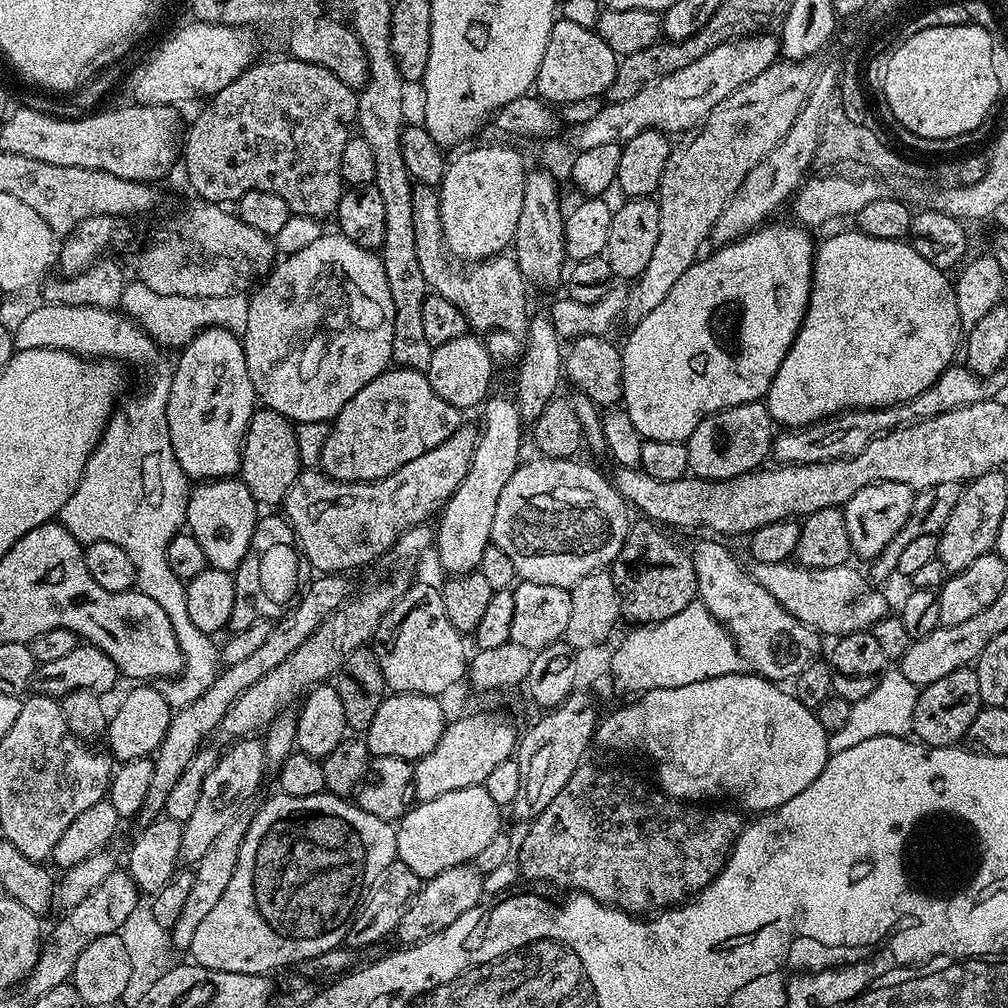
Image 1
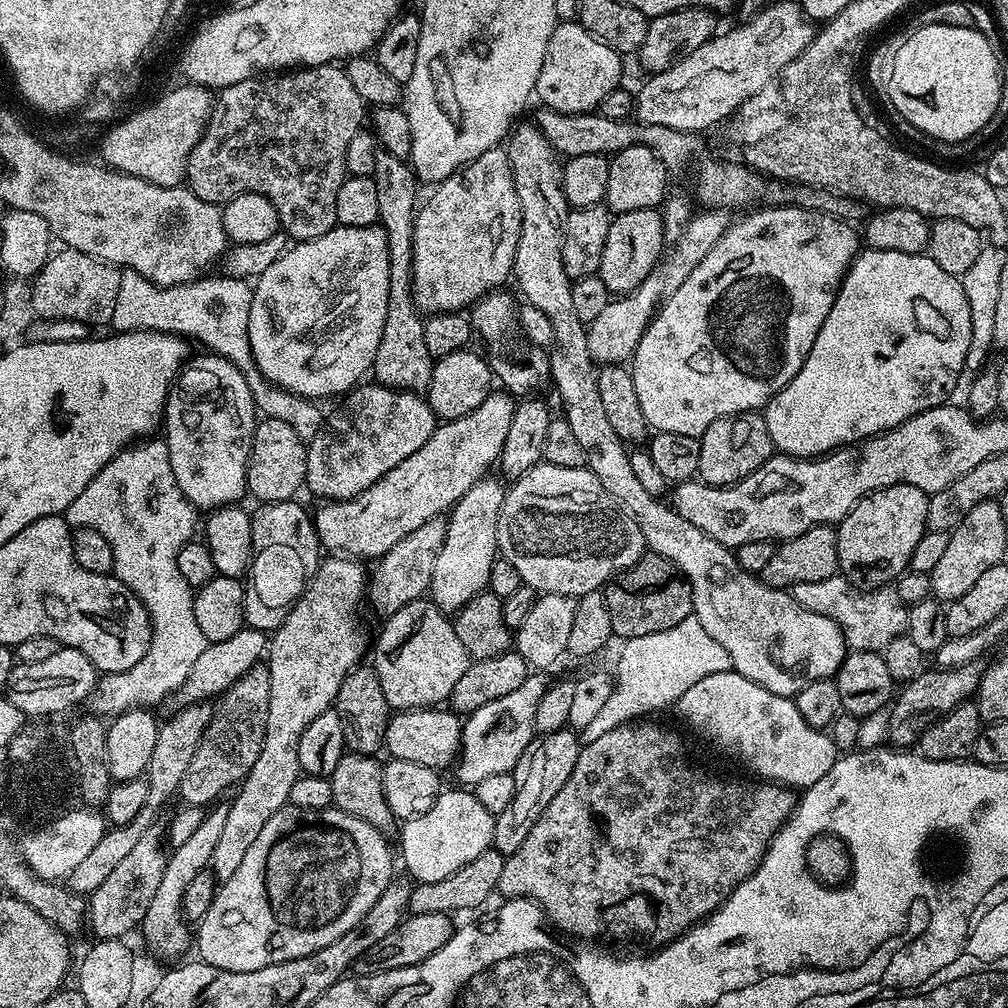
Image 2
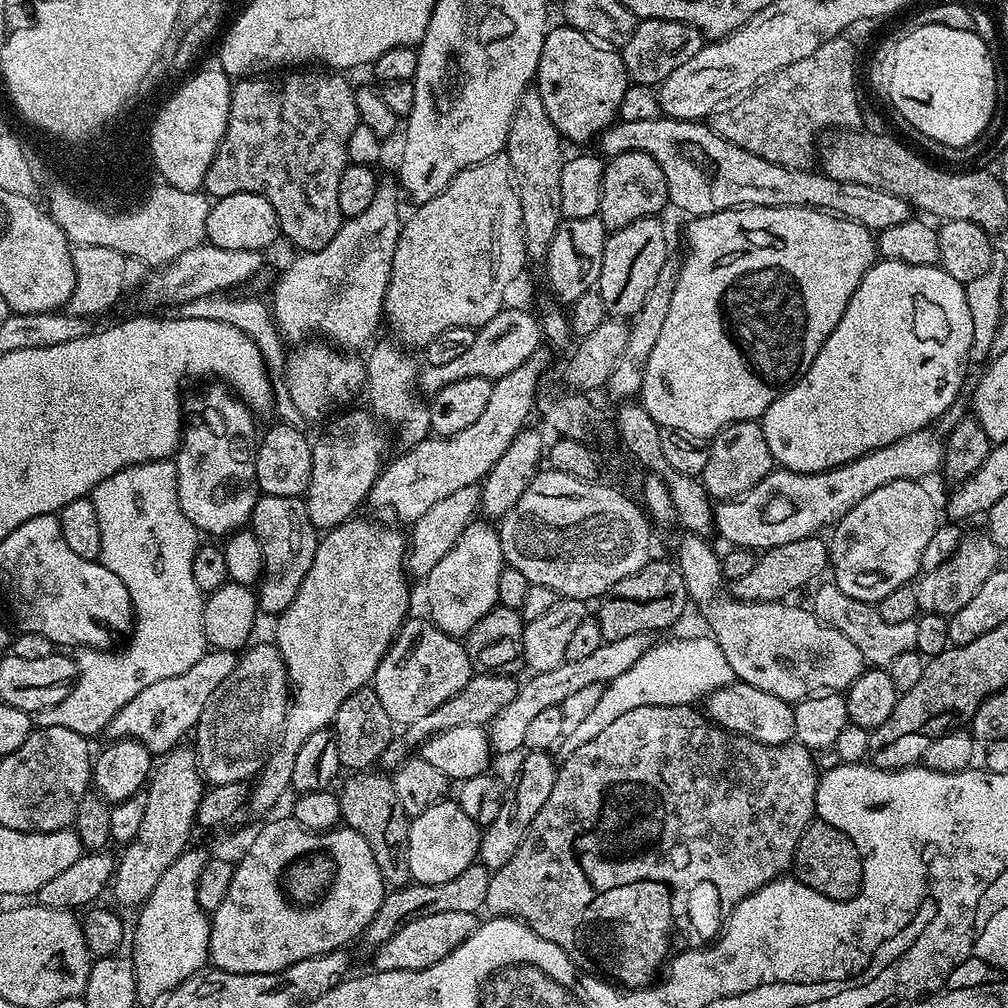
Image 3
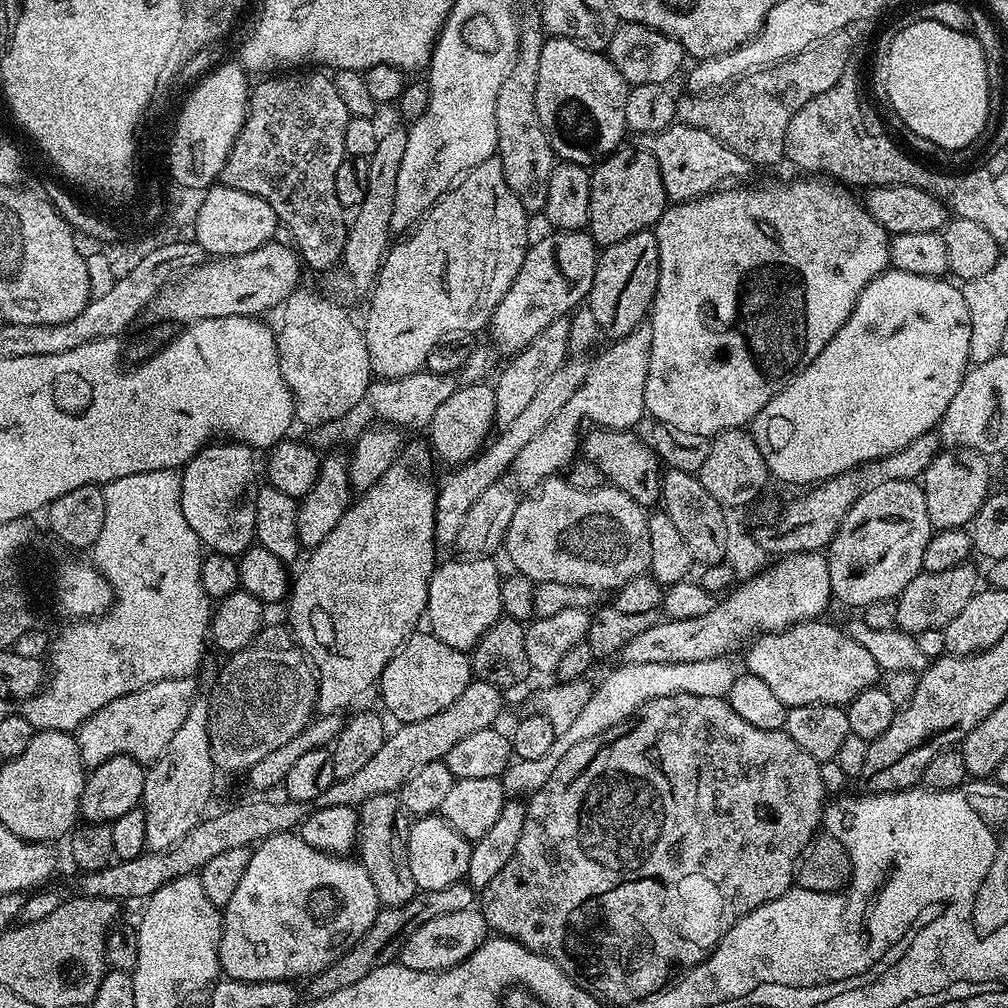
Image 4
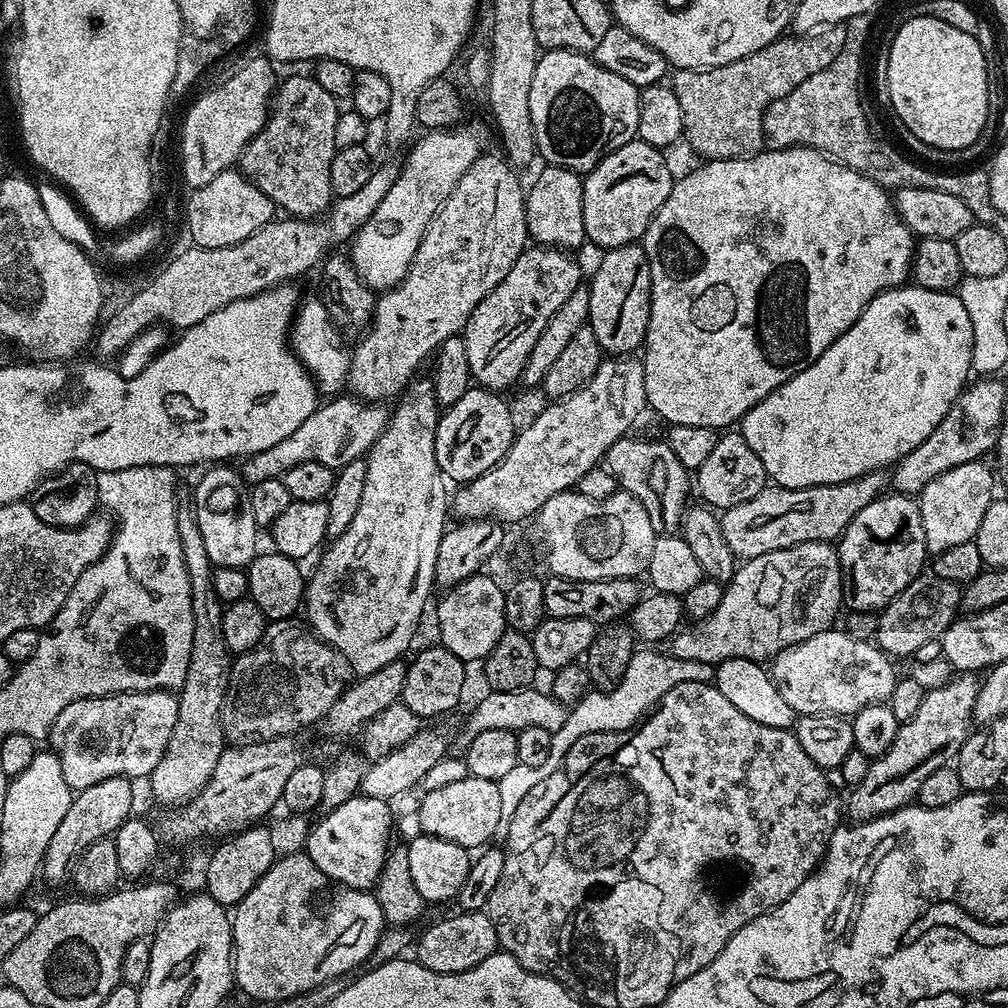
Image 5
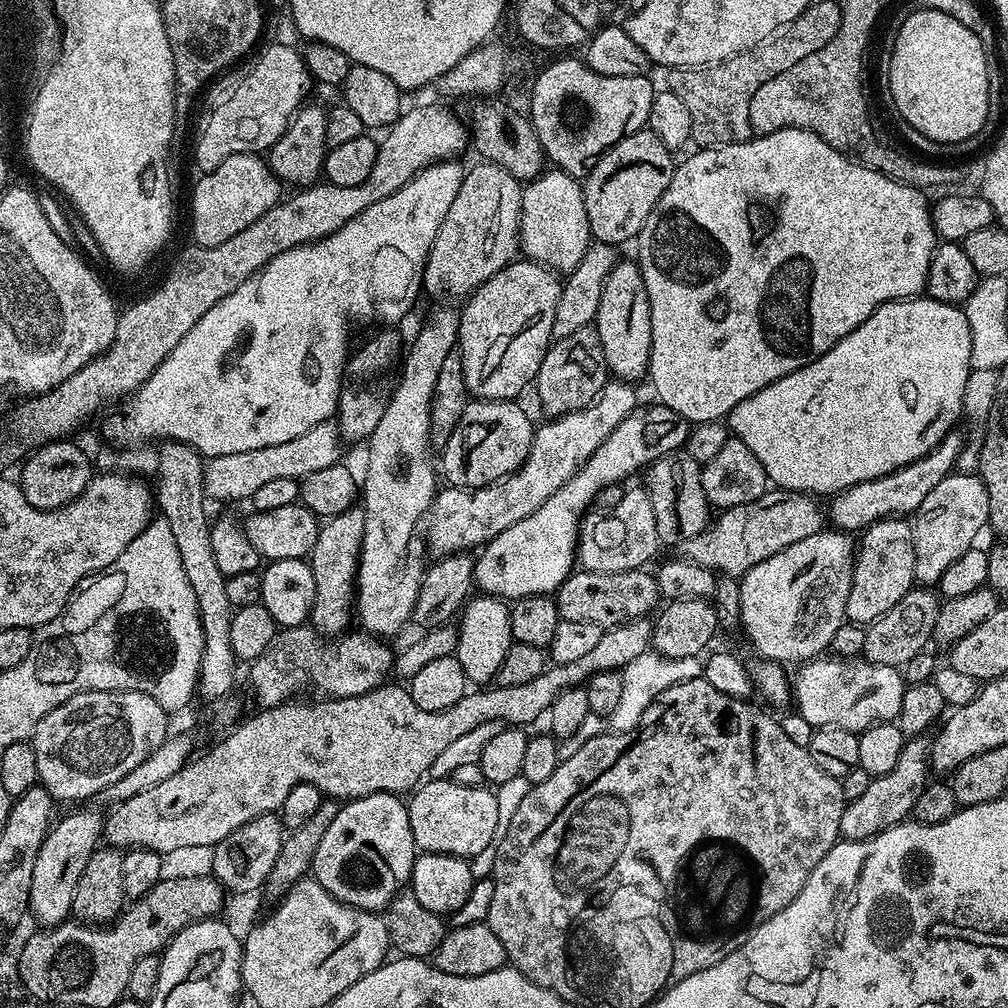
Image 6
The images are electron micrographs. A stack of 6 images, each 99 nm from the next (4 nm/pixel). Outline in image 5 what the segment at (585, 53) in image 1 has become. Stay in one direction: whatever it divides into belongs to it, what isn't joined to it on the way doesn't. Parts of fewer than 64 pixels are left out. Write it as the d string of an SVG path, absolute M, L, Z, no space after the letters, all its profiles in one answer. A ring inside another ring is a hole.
M565 48L545 51L537 59L534 78L530 81L530 118L534 122L539 155L545 156L548 159L545 161L557 168L581 174L593 172L603 156L637 139L639 101L640 89L626 82L626 78L610 74L610 70L598 66L591 55L571 52Z

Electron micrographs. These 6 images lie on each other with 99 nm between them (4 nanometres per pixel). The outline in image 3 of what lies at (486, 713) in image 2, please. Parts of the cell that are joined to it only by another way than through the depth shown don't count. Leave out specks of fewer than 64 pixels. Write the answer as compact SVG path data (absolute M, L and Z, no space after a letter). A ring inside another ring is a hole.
M643 631L630 634L626 638L605 640L602 646L598 646L598 650L593 650L588 657L582 658L582 662L565 660L554 670L529 675L529 680L519 685L514 700L490 723L493 753L521 751L524 748L524 735L530 727L530 722L534 722L534 717L542 710L560 708L564 700L570 698L570 694L575 694L586 686L609 684L611 680L618 678L618 674L626 674L626 670L630 670L630 666L634 666L634 662L638 662L638 658L642 658L642 654L646 654L646 650L652 647L653 637L648 636L651 635Z

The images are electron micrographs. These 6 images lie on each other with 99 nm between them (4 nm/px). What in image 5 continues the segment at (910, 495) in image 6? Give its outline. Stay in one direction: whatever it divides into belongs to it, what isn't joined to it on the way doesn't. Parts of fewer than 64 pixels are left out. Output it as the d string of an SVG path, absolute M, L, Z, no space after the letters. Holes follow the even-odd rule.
M980 378L969 383L961 392L960 397L950 406L946 418L938 422L934 434L922 442L906 458L895 465L894 475L890 484L895 491L904 495L915 497L938 474L946 474L946 470L954 470L954 466L962 466L971 460L980 460L984 455L991 453L996 446L996 440L1000 436L1000 427L1006 419L1004 412L1004 388L996 378Z

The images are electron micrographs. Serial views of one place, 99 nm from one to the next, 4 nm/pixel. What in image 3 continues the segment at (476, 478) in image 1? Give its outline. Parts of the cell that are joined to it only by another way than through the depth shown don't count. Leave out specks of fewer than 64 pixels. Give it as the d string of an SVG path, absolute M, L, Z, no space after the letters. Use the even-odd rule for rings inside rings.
M476 518L462 530L457 544L442 558L426 577L428 584L428 612L433 624L446 634L457 638L467 636L468 631L498 604L498 574L506 567L500 545L500 534L484 518Z

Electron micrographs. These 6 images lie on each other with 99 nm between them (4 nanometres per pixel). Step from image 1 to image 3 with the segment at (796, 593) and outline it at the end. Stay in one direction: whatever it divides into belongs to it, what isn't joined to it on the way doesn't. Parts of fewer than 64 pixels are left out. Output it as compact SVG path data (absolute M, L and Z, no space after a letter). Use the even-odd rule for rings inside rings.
M821 583L816 593L812 596L810 610L824 624L837 628L858 650L862 650L865 661L872 666L887 666L898 658L898 654L906 654L913 651L918 642L918 626L916 620L910 622L886 622L882 618L879 607L862 602L858 598L850 598L842 594L842 590L836 583Z

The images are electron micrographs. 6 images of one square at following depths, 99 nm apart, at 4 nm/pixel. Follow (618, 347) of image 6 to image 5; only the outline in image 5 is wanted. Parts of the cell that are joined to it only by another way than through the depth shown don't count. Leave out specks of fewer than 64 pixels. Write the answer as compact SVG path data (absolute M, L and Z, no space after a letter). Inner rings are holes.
M643 243L627 244L607 249L600 265L587 285L590 294L590 314L587 327L594 330L601 349L616 358L624 358L643 345L648 334L648 319L652 307L650 262Z

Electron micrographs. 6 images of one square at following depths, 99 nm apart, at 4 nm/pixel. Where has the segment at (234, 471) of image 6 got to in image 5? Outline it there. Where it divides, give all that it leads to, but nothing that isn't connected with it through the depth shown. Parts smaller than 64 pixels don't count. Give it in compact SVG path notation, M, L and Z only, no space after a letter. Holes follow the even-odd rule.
M340 394L329 399L327 401L329 404L321 403L316 412L310 414L310 418L306 418L306 422L302 422L302 426L298 426L298 430L294 430L294 434L290 434L290 438L282 438L282 442L270 446L270 450L262 450L258 454L247 457L243 461L244 468L242 467L245 481L249 485L254 485L258 482L274 480L283 477L286 470L304 462L322 462L322 466L330 466L333 470L339 470L345 468L350 462L367 457L374 442L378 442L378 438L386 430L390 415L389 409L380 402L365 402L359 398L353 398L351 395L348 395L349 397L346 395L348 394Z

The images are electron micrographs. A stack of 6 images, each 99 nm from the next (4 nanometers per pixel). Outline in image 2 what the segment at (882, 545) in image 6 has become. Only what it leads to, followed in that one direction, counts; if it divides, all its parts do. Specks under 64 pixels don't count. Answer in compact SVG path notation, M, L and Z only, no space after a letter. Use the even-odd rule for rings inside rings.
M909 484L886 486L882 490L863 496L836 528L839 575L847 578L849 585L853 588L871 590L891 585L903 572L909 571L908 563L914 554L914 546L918 546L918 542L924 537L926 531L924 523L928 498L929 493L918 490L918 486Z

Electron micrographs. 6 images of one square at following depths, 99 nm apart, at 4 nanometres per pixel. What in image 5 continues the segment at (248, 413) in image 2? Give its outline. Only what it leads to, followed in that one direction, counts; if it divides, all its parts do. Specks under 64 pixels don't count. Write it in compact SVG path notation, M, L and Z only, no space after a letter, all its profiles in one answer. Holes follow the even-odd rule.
M220 462L215 466L203 469L200 481L196 484L196 525L202 530L202 542L206 545L206 554L210 562L217 568L234 566L247 569L258 555L256 535L258 529L254 522L254 514L250 510L250 488L243 475L236 472L227 463Z

